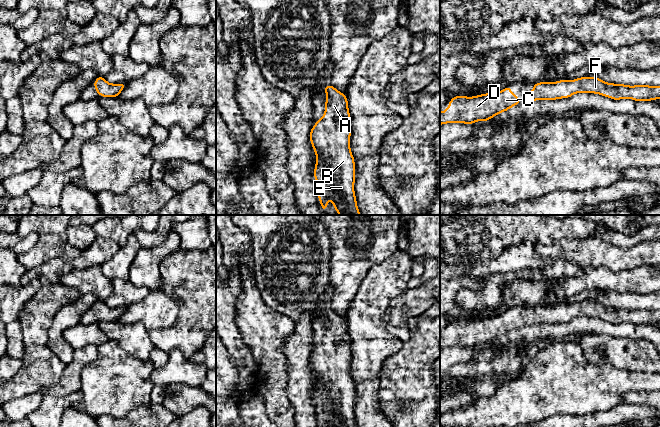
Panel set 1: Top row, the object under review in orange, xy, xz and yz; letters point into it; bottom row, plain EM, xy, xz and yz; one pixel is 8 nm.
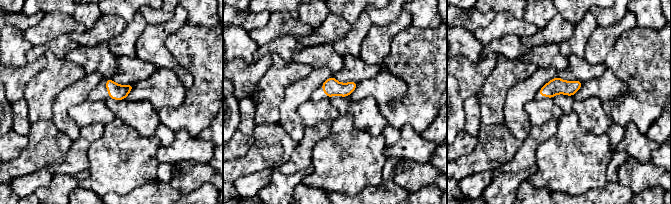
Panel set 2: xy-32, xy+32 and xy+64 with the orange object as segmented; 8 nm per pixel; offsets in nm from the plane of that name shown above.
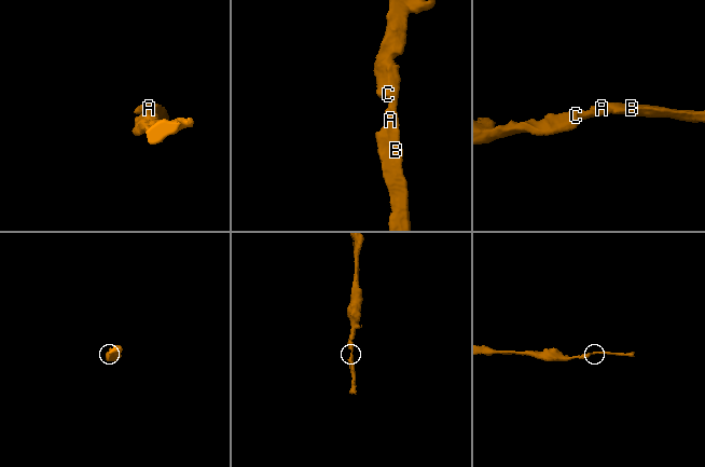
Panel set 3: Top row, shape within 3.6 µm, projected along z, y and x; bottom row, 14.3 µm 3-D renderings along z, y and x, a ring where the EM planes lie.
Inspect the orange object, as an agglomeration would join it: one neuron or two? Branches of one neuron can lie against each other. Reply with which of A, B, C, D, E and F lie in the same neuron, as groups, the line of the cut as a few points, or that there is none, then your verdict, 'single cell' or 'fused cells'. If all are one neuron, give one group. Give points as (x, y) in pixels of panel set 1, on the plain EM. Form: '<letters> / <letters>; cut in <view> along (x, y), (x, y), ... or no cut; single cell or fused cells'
A B C D E F; no cut; single cell

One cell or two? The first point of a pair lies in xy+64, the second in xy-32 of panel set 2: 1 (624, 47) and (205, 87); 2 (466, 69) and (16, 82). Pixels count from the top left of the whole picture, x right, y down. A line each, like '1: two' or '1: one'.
1: one
2: one

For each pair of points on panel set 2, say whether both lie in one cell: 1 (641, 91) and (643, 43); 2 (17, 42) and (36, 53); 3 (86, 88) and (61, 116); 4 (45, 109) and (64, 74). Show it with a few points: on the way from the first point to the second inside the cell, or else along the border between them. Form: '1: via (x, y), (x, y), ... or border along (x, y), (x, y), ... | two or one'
1: via (643, 79), (643, 55) | one
2: border along (33, 46), (26, 53), (26, 63) | two
3: via (78, 92), (62, 108) | one
4: via (45, 100), (45, 93), (55, 83) | one

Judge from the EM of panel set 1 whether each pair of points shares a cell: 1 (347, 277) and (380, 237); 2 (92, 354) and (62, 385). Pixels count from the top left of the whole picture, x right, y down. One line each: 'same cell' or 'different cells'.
1: same cell
2: same cell

